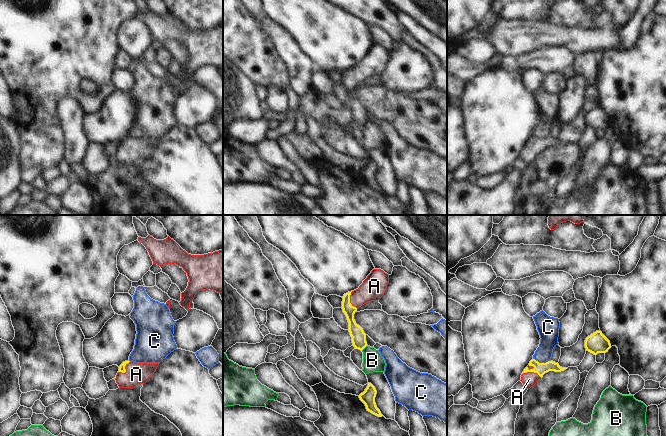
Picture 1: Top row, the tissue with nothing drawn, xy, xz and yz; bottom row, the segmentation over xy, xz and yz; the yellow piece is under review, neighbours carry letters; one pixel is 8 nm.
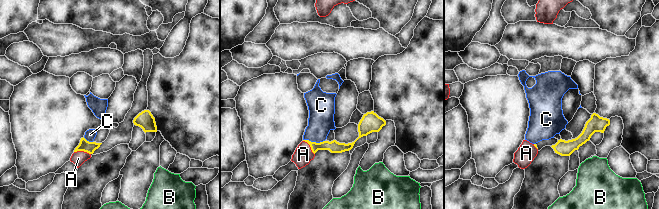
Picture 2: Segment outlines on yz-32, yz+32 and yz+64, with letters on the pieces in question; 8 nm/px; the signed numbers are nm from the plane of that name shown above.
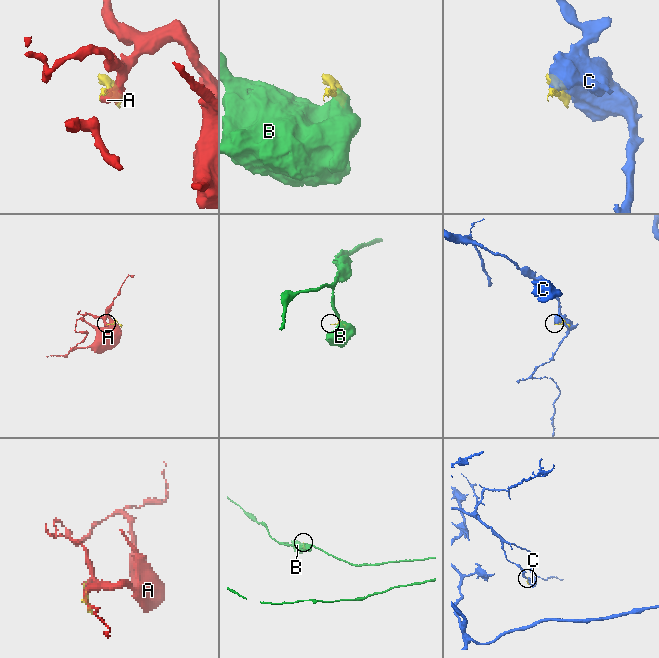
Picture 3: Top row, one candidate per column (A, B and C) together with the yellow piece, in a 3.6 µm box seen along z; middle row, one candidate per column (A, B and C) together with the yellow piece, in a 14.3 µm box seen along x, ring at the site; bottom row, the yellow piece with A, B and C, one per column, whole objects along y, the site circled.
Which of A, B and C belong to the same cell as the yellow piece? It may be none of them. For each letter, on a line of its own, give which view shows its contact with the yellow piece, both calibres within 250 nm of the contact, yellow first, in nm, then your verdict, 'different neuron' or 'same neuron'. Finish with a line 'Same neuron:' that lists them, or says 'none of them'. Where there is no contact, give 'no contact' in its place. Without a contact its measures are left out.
A: yz | 100/120 nm | same neuron
B: xz | 110/160 nm | different neuron
C: yz | 100/160 nm | different neuron
Same neuron: A

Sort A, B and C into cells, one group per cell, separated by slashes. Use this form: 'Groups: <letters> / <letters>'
Groups: A / B / C.

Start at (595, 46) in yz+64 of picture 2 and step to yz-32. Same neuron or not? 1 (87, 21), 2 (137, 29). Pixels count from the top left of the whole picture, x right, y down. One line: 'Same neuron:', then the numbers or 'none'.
Same neuron: none

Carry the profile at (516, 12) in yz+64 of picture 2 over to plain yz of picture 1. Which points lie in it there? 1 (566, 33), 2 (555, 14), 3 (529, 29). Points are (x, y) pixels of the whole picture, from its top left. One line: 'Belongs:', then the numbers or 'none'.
Belongs: 2

